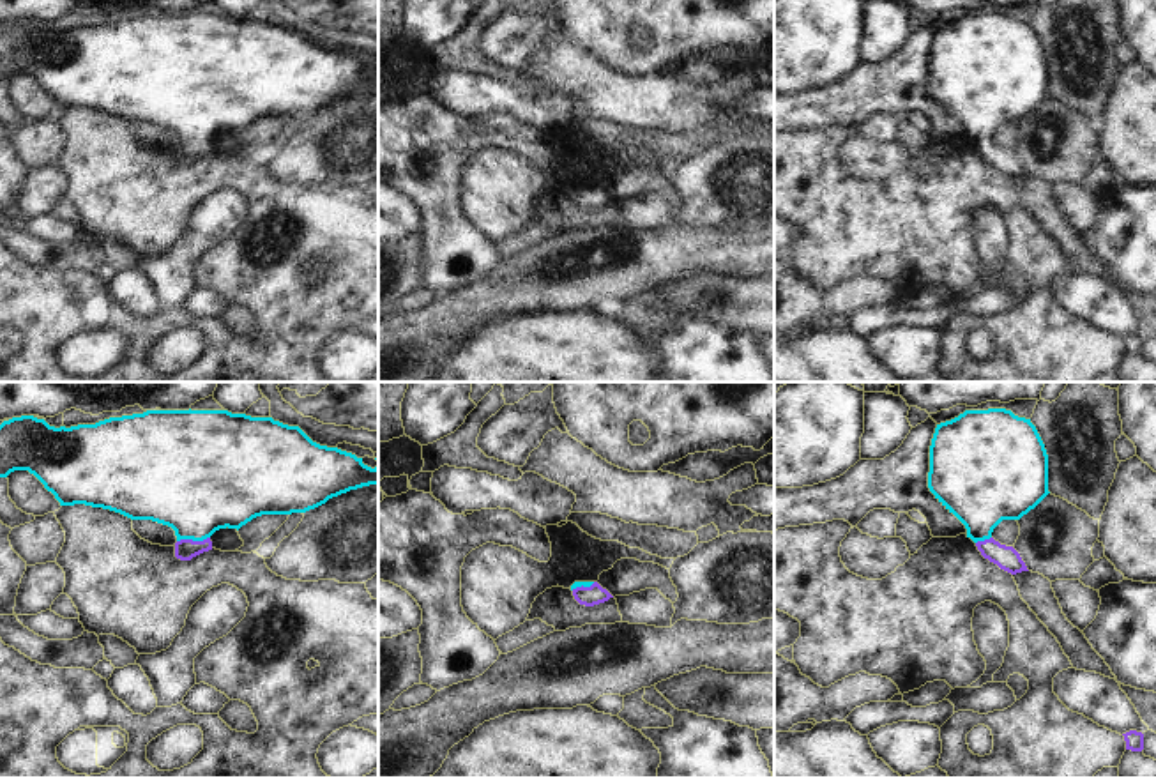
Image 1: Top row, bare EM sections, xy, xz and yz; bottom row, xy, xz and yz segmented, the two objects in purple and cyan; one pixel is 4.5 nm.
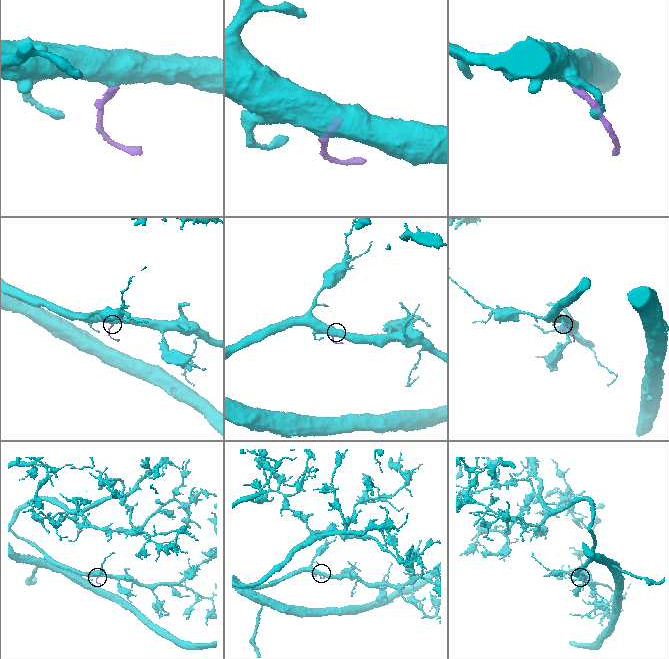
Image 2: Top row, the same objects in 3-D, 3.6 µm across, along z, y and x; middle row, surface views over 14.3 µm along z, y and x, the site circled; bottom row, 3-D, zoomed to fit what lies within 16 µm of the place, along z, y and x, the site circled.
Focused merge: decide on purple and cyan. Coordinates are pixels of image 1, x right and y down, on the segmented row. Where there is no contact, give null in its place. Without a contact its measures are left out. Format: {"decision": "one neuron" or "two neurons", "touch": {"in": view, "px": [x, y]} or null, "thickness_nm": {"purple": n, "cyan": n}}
{"decision": "one neuron", "touch": {"in": "xy", "px": [191, 540]}, "thickness_nm": {"purple": 100, "cyan": 460}}

